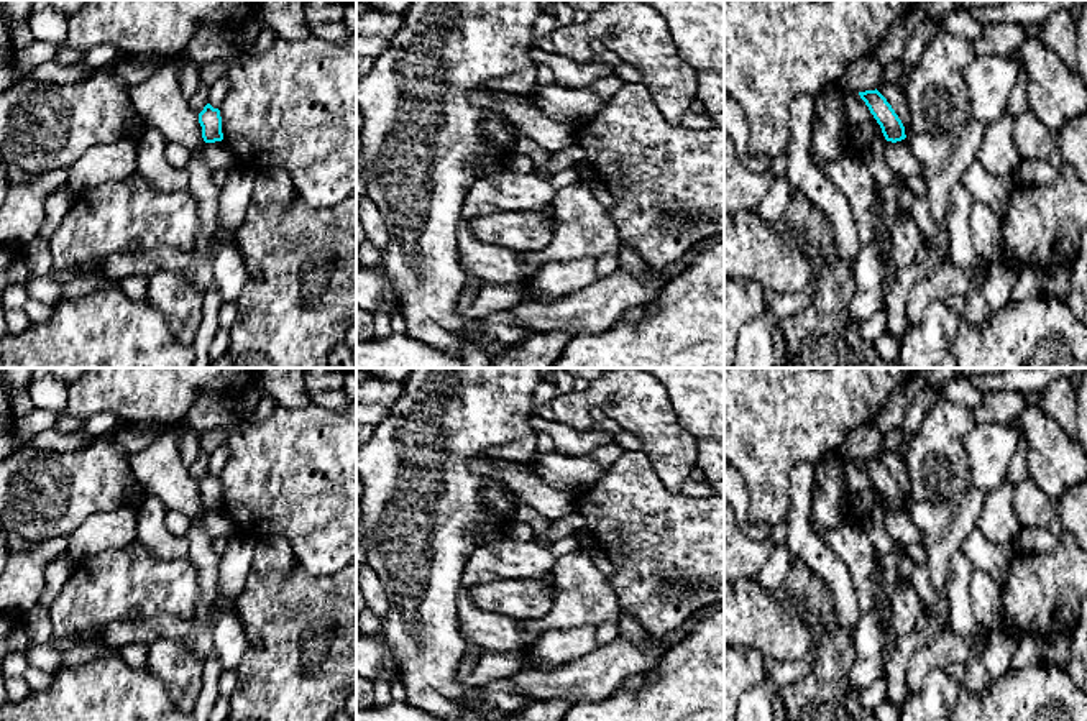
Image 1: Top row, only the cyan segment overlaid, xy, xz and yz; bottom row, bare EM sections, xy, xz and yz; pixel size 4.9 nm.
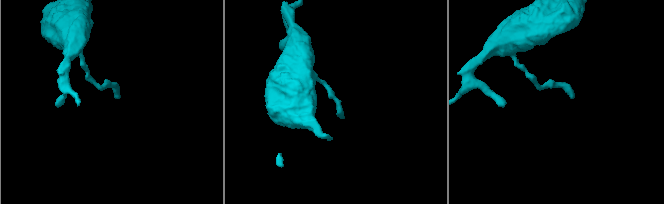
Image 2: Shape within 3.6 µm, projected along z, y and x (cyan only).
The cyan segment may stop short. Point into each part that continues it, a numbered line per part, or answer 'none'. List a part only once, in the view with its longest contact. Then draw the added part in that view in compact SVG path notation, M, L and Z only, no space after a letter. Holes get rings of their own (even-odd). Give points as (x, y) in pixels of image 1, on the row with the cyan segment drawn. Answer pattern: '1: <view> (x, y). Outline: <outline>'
none

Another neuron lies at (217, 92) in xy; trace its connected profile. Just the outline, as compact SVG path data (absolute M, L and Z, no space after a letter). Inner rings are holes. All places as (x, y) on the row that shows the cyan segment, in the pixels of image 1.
M223 74L217 82L213 82L209 89L209 103L213 107L213 108L218 108L222 107L225 97L227 97L227 92L230 89L230 80L228 80L228 74Z

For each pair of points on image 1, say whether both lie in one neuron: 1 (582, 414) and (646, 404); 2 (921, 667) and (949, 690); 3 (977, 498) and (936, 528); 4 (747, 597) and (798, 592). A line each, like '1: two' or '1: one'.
1: one
2: two
3: one
4: two

